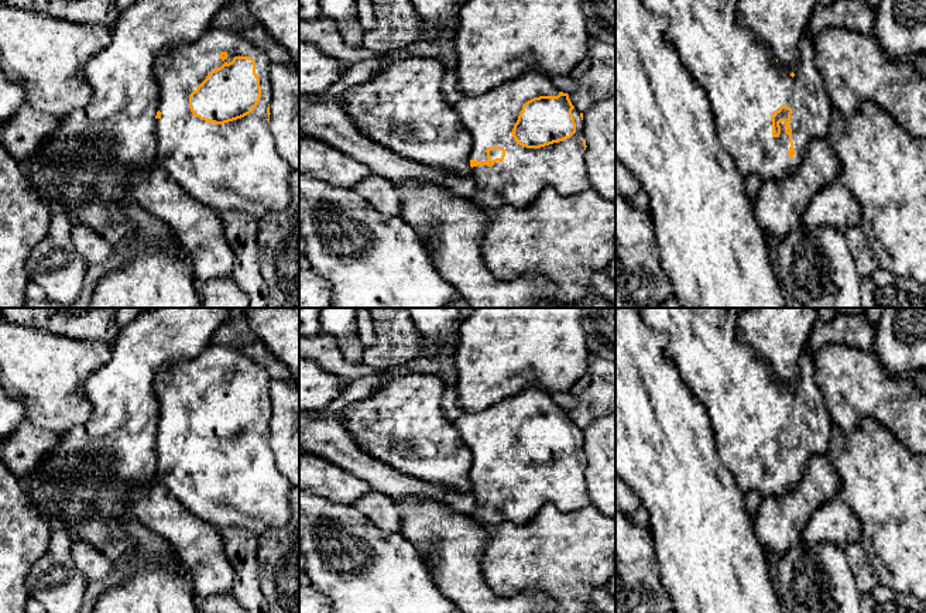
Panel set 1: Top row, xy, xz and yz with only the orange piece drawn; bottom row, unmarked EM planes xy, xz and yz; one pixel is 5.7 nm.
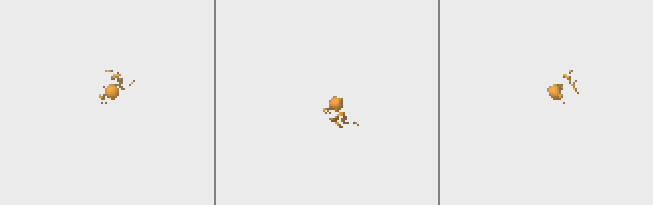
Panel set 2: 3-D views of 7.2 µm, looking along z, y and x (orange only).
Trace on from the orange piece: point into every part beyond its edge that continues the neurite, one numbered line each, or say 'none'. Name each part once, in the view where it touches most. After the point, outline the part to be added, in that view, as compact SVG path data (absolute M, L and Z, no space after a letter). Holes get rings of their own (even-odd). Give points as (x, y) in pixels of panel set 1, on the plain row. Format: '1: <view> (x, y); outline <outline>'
1: xy (235, 483); outline M212 342L196 357L164 364L154 379L154 393L160 405L158 427L161 434L155 435L155 456L158 460L157 479L176 497L181 506L196 518L216 527L244 528L261 537L271 528L284 528L292 516L289 504L291 484L278 470L274 453L270 448L267 424L271 419L268 373L246 355L233 346ZM234 373L250 373L255 377L255 390L260 394L261 414L255 425L237 436L215 441L193 432L189 425L189 411L215 386L224 379L232 379Z

